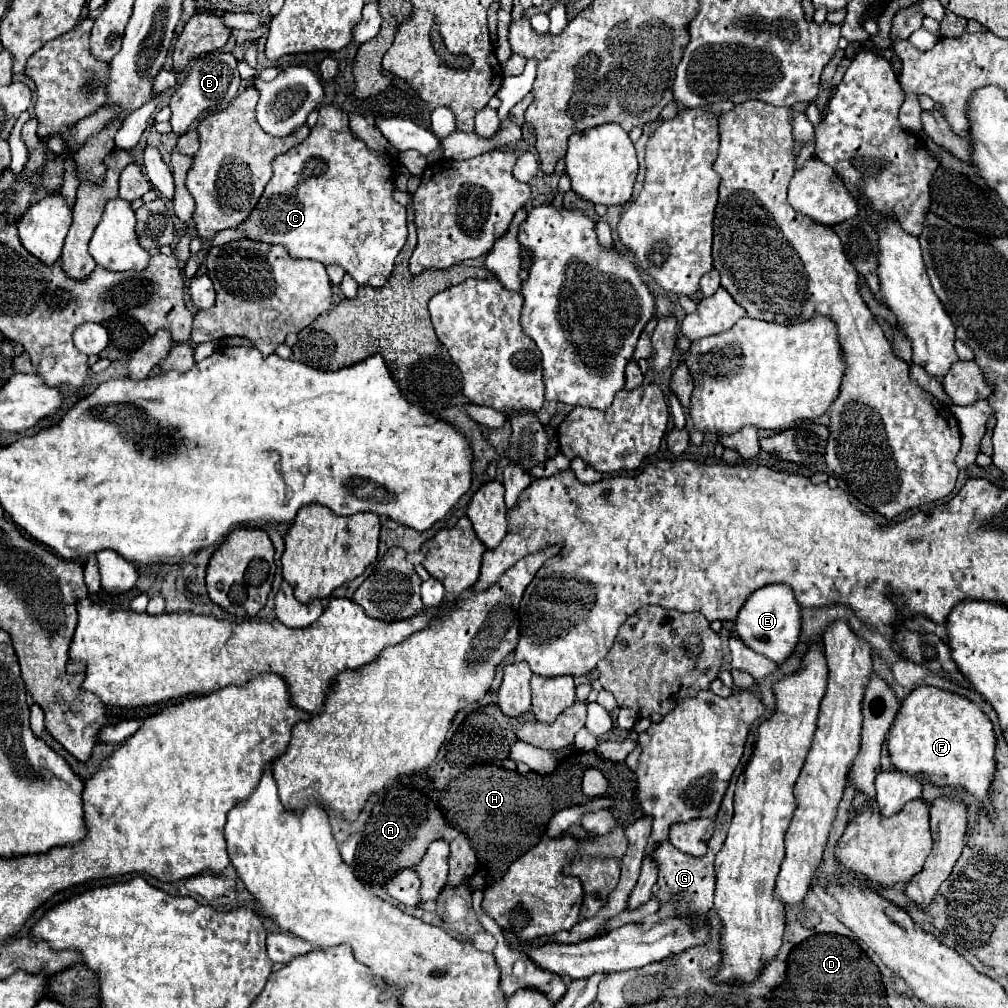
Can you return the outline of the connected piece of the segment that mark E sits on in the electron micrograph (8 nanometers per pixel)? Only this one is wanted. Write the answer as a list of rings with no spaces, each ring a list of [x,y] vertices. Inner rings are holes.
[[[771,584],[755,590],[743,608],[739,610],[739,616],[735,620],[737,636],[757,654],[767,656],[769,660],[781,664],[785,658],[791,656],[799,632],[801,632],[801,616],[799,616],[799,604],[795,602],[795,596],[789,586],[785,584]]]

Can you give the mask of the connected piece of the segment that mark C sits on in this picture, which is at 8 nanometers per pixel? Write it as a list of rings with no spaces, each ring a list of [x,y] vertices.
[[[321,104],[319,120],[309,138],[275,158],[273,178],[265,186],[265,192],[251,216],[239,228],[245,228],[249,238],[269,244],[283,244],[295,258],[317,260],[325,266],[339,264],[357,284],[383,286],[393,270],[395,256],[407,240],[407,212],[393,198],[397,172],[397,158],[379,156],[369,150],[367,144],[351,132],[347,114],[341,108],[335,104]]]

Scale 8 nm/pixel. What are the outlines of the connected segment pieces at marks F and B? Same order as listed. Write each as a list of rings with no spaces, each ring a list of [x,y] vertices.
[[[919,686],[901,702],[885,742],[895,770],[921,774],[937,786],[961,786],[993,812],[987,790],[995,772],[995,734],[991,720],[971,700],[933,686]]]
[[[211,52],[211,54],[205,54],[205,56],[199,56],[183,86],[171,96],[171,102],[169,102],[169,108],[171,108],[171,126],[173,126],[173,132],[177,136],[185,134],[189,130],[189,126],[193,124],[193,120],[199,118],[199,114],[203,110],[221,110],[221,108],[227,108],[233,98],[239,94],[239,86],[241,86],[241,78],[239,78],[239,72],[237,72],[237,58],[231,54],[231,52]]]

